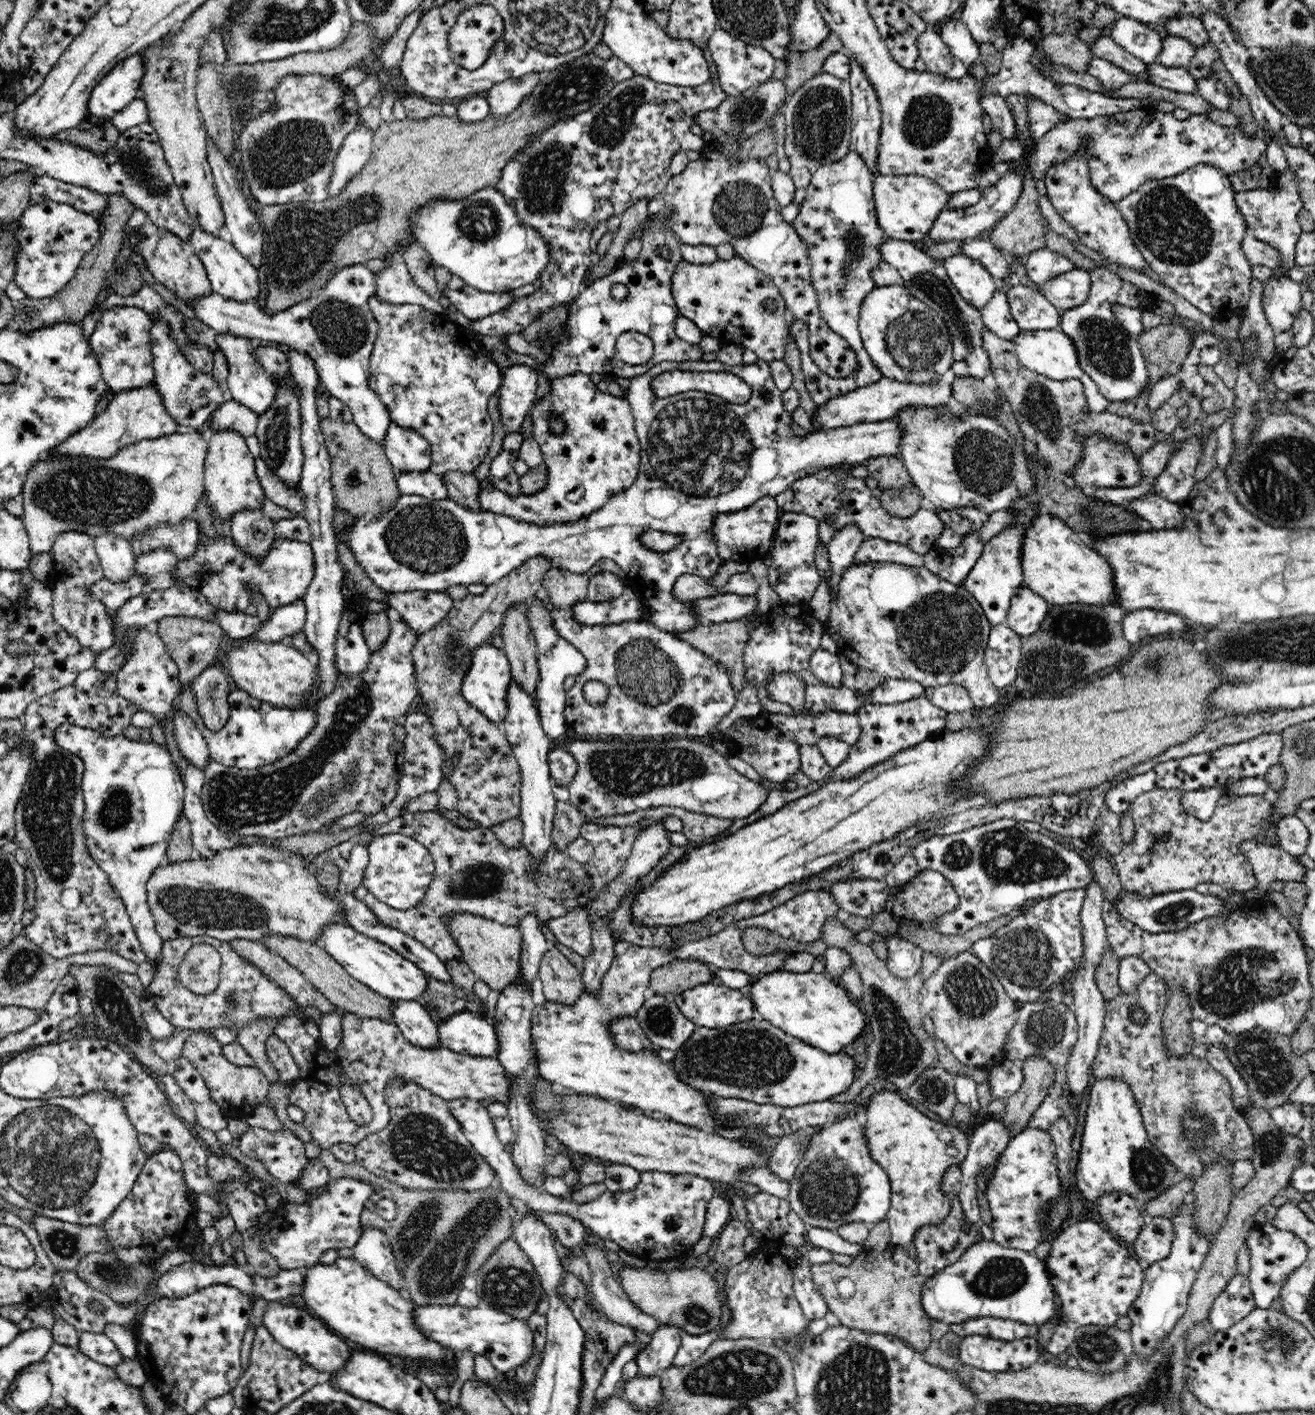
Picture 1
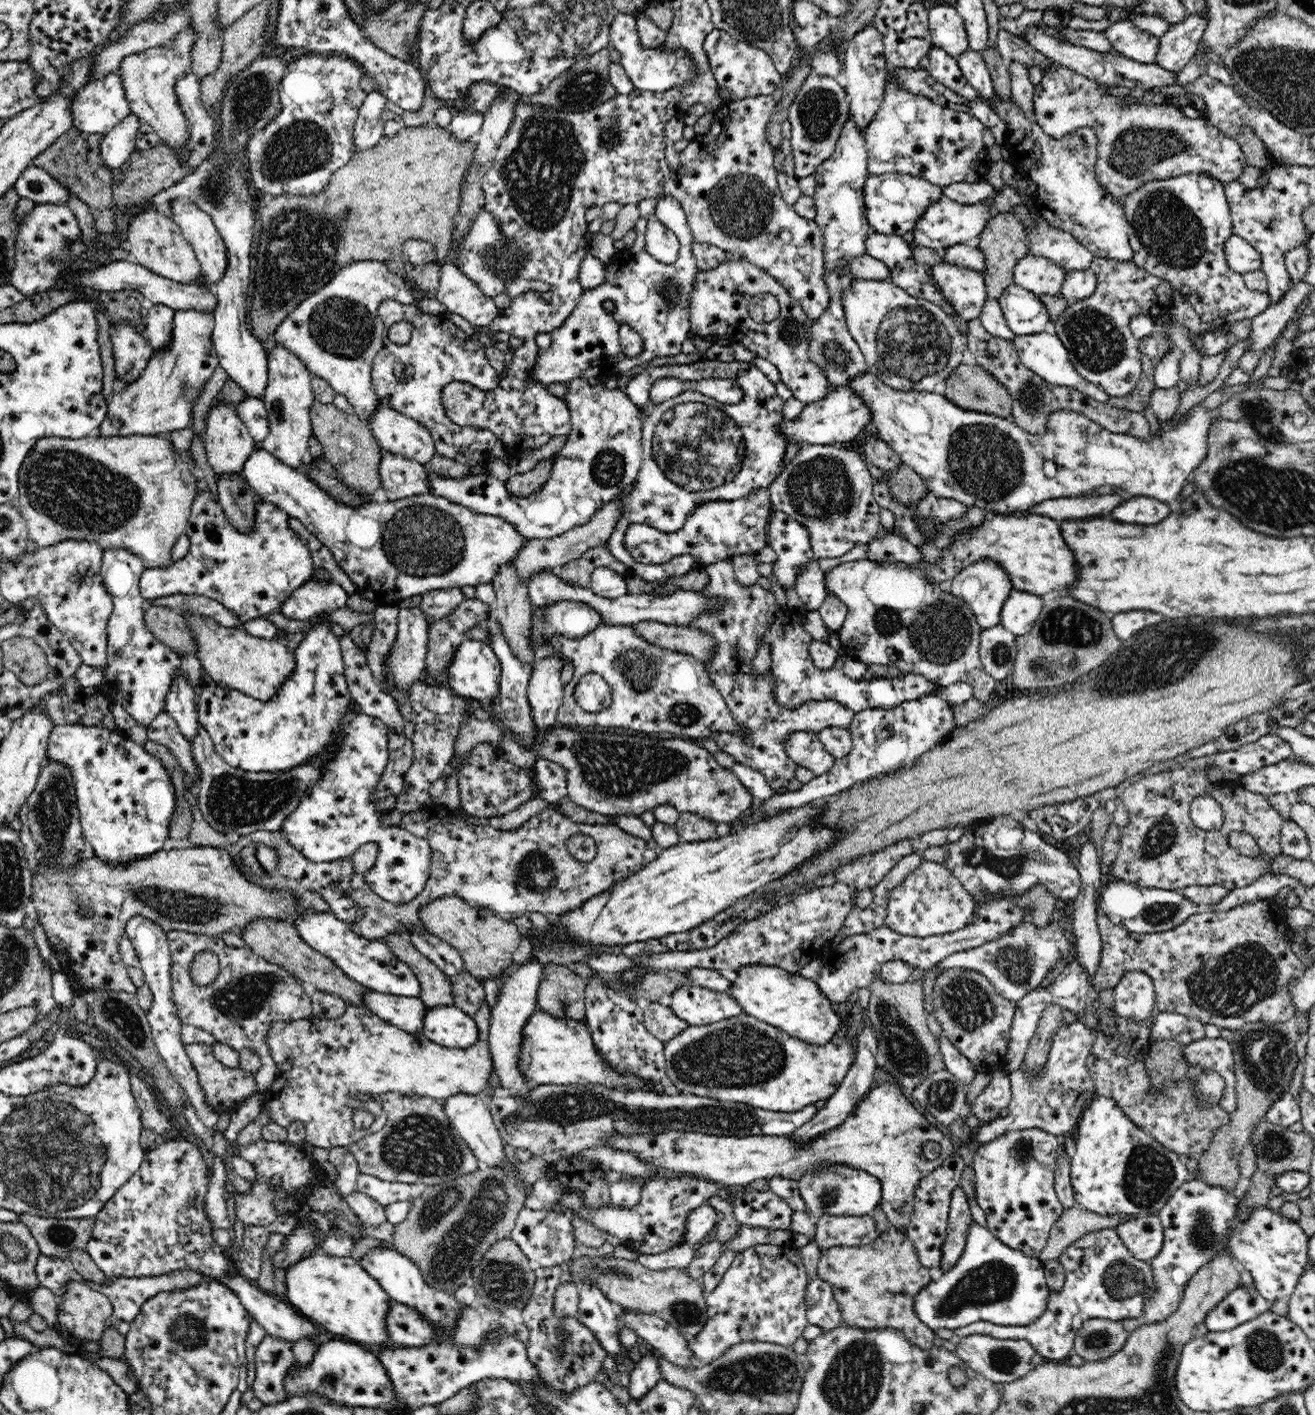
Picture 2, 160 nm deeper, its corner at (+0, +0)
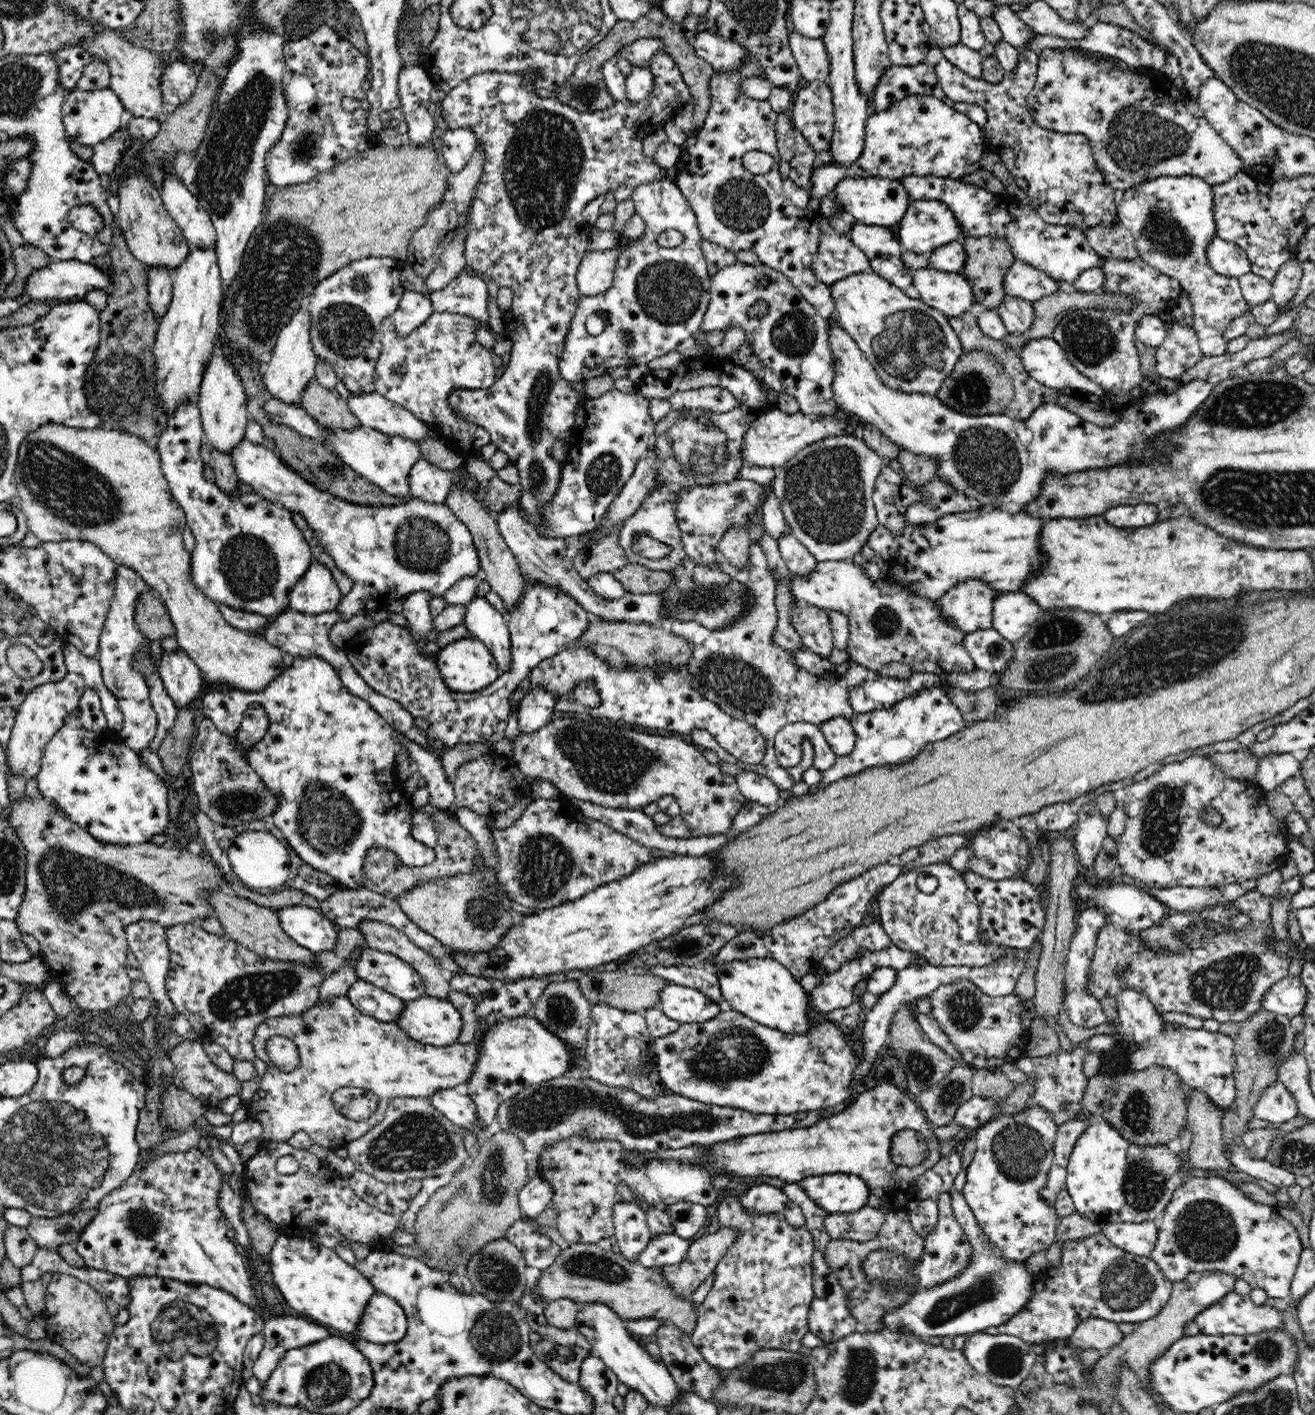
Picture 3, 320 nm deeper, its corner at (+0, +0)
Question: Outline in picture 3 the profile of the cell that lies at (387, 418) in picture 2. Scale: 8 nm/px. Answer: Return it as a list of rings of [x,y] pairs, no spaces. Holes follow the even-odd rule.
[[[375,390],[368,394],[350,393],[347,404],[361,424],[368,428],[407,438],[418,446],[422,439],[430,437],[432,428],[424,421]]]

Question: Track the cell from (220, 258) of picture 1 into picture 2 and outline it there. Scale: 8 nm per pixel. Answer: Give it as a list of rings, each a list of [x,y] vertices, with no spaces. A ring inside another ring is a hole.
[[[171,200],[171,218],[192,245],[201,264],[201,272],[212,286],[220,280],[227,265],[227,250],[212,217],[194,203]]]

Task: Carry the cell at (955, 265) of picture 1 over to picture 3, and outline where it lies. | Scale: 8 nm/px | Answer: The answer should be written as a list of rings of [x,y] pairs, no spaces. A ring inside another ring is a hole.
[[[930,266],[913,270],[913,285],[920,292],[920,300],[928,306],[933,306],[947,317],[957,317],[970,310],[977,310],[972,294],[972,287],[960,272],[936,270]]]

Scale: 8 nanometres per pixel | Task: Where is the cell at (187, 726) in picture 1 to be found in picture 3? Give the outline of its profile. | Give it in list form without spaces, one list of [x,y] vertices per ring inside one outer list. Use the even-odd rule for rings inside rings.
[[[182,649],[164,650],[159,658],[159,673],[166,691],[176,708],[188,707],[200,692],[201,670]]]

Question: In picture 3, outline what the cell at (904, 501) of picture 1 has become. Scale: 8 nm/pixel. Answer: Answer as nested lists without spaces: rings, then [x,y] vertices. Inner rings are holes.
[[[901,449],[897,460],[903,469],[902,481],[908,485],[922,486],[937,477],[938,465],[935,458]]]

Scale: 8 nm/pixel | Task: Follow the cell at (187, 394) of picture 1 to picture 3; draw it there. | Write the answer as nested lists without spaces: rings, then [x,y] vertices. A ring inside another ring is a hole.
[[[147,268],[147,289],[150,309],[160,320],[172,302],[174,271],[170,269]]]

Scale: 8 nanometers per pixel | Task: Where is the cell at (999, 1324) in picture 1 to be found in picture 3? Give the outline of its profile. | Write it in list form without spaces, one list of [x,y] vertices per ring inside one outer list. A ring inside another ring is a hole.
[[[1102,1232],[1092,1236],[1064,1241],[1060,1246],[1061,1262],[1057,1267],[1042,1270],[1033,1280],[1032,1298],[1020,1314],[1012,1317],[1010,1322],[1001,1326],[989,1327],[984,1333],[992,1336],[1009,1335],[1020,1338],[1024,1343],[1034,1346],[1037,1350],[1042,1347],[1052,1349],[1062,1340],[1068,1340],[1082,1323],[1090,1317],[1103,1318],[1116,1324],[1142,1324],[1156,1317],[1170,1299],[1173,1282],[1166,1278],[1160,1267],[1151,1257],[1141,1257],[1130,1254],[1110,1242]]]

